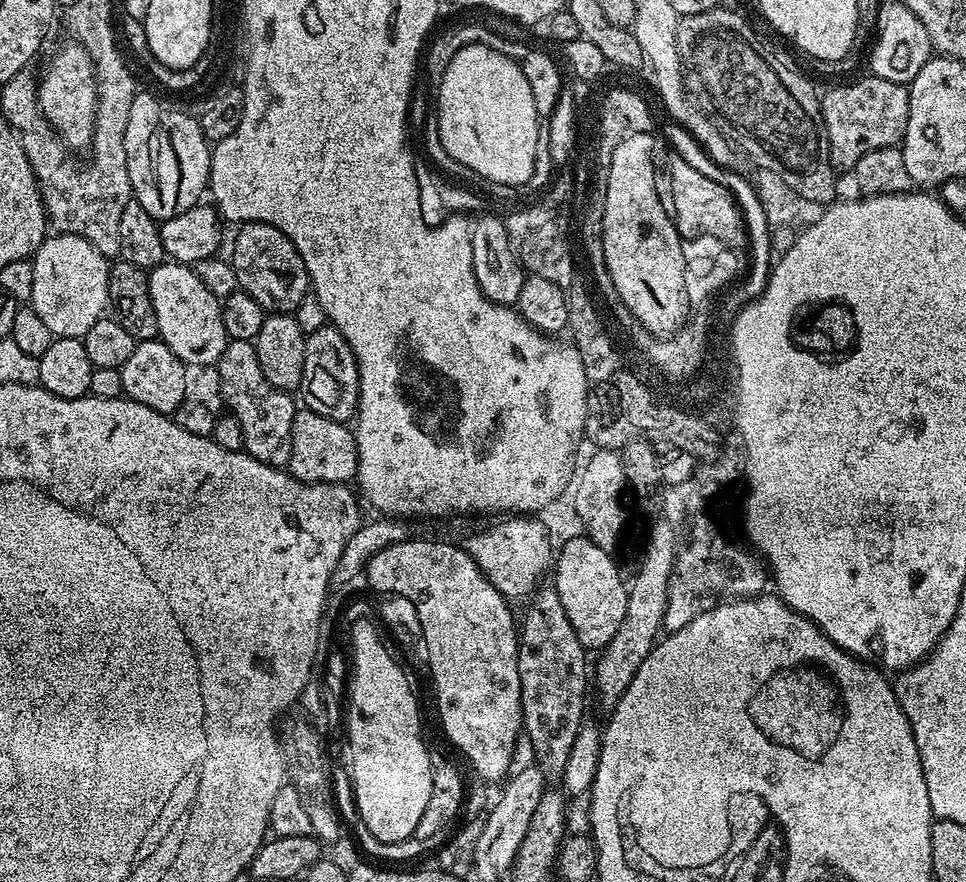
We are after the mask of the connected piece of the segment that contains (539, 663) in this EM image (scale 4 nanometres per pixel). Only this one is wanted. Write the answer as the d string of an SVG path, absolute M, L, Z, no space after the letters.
M539 587L531 597L526 616L520 626L518 639L518 674L520 675L520 701L522 702L523 735L530 738L536 751L535 763L544 772L545 781L559 781L566 770L566 762L570 755L570 748L574 745L575 736L581 725L585 723L584 695L590 692L590 660L586 657L586 650L582 642L566 617L566 610L562 607L555 587Z

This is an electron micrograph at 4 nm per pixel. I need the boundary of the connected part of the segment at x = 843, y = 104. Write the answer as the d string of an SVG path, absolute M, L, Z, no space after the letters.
M865 76L865 80L840 84L823 93L820 102L820 113L824 115L824 129L828 135L830 162L837 170L855 169L862 154L879 148L891 148L904 139L910 110L907 87L881 76Z

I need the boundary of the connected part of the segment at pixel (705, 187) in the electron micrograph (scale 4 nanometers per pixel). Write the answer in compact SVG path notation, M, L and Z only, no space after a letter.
M675 154L669 157L668 184L672 187L670 208L672 212L679 212L680 228L683 228L683 232L703 230L728 240L736 240L741 226L744 225L736 197L728 193L726 186L722 186L715 175L707 176L706 173L699 172L693 161Z

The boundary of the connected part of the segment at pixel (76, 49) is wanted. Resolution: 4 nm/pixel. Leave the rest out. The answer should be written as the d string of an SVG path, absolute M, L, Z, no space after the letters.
M67 42L44 64L44 69L38 72L36 86L36 100L40 104L40 113L47 118L52 129L69 149L87 149L92 142L92 130L96 119L95 95L91 91L95 86L95 78L92 73L92 58L83 46L77 42Z

